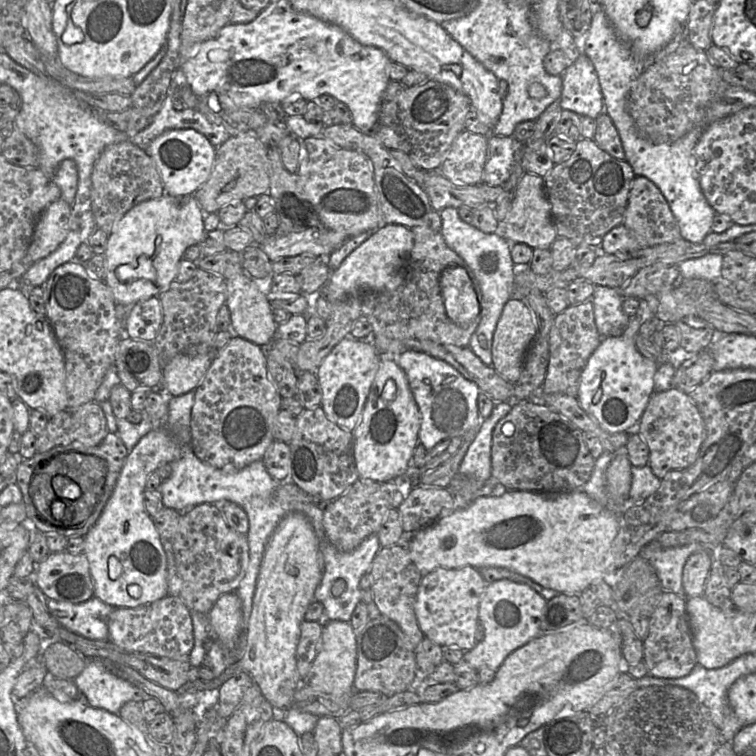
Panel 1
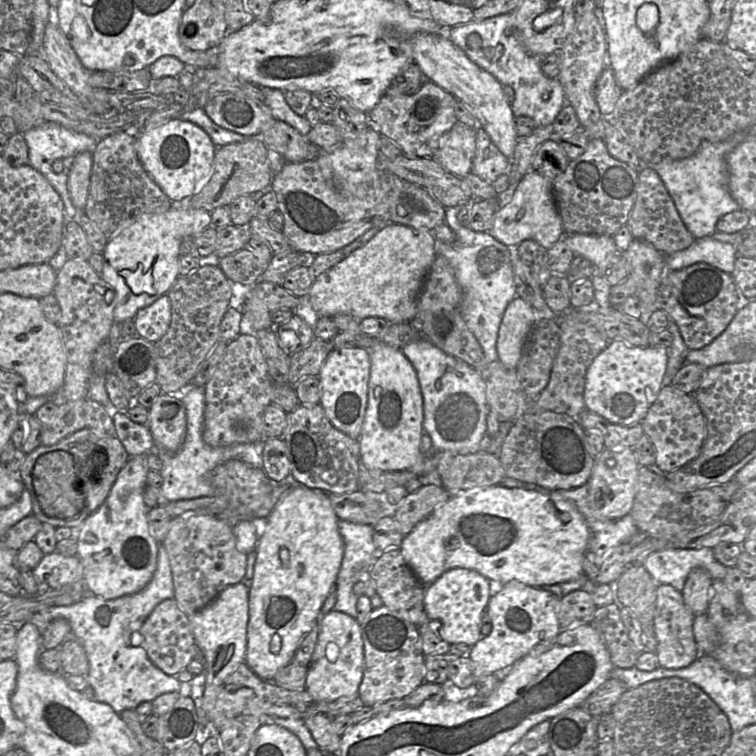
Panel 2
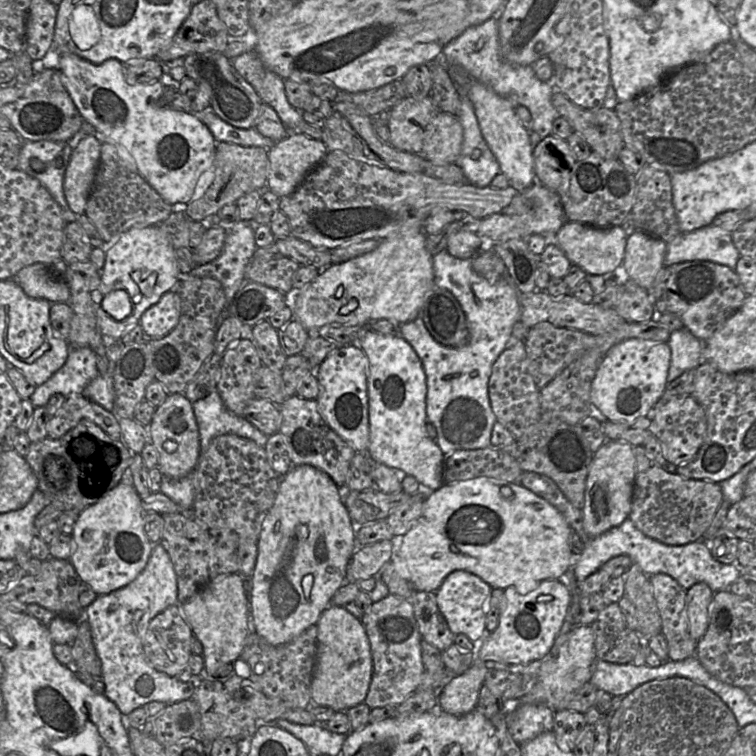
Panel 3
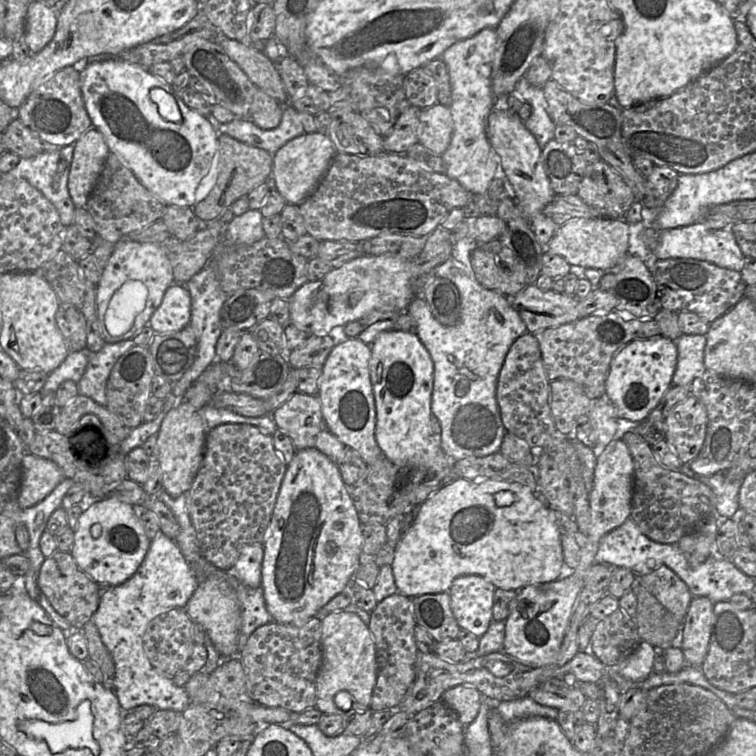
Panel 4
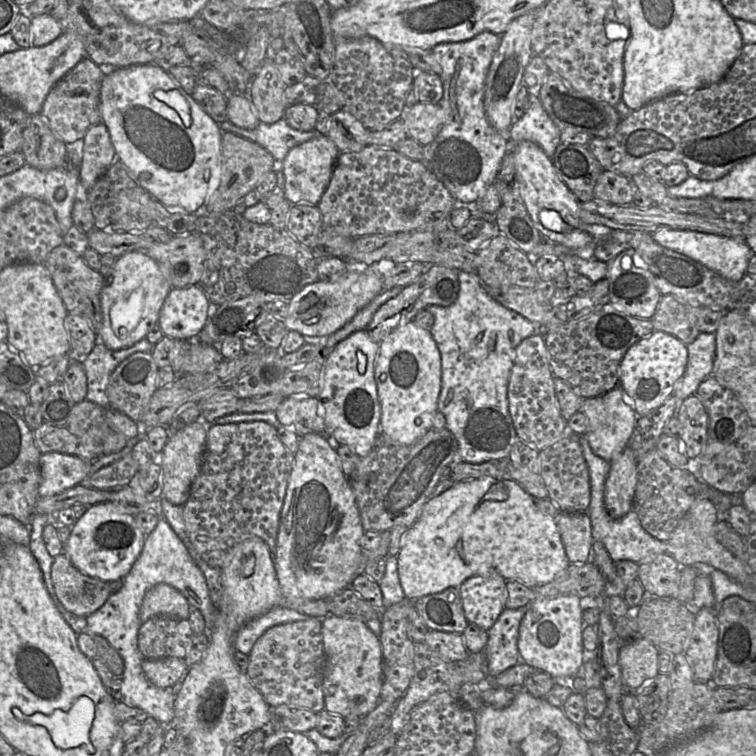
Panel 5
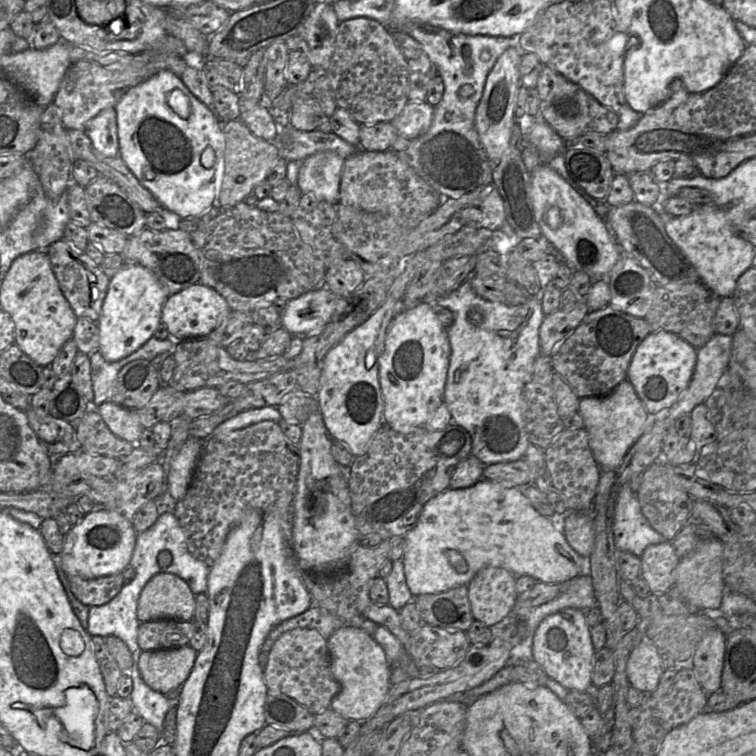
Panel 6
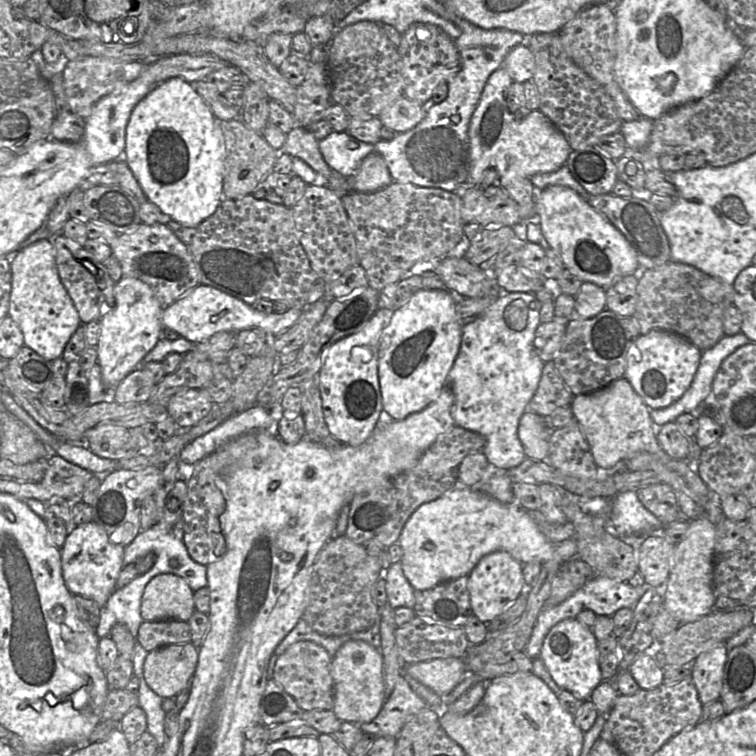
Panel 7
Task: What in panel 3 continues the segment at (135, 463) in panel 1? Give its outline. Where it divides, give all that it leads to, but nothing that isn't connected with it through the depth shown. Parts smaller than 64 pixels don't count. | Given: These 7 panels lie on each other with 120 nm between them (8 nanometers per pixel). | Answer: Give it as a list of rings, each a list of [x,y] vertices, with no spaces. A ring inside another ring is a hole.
[[[130,480],[121,481],[102,500],[79,513],[71,534],[73,554],[70,561],[81,580],[97,595],[105,595],[131,583],[145,568],[153,549],[153,543],[145,533],[145,511],[139,494]],[[84,531],[89,531],[91,538],[84,540]]]

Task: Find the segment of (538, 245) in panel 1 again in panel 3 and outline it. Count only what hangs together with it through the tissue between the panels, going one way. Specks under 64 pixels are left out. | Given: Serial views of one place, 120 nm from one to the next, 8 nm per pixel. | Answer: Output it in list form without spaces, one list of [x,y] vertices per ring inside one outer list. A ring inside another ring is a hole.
[[[535,182],[533,185],[520,192],[522,192],[526,198],[534,202],[536,207],[535,213],[533,215],[506,215],[498,213],[481,219],[479,230],[476,233],[482,237],[481,250],[491,250],[492,244],[504,242],[509,239],[527,239],[533,234],[542,234],[547,240],[550,240],[566,222],[561,199],[557,192],[548,189],[538,182]]]

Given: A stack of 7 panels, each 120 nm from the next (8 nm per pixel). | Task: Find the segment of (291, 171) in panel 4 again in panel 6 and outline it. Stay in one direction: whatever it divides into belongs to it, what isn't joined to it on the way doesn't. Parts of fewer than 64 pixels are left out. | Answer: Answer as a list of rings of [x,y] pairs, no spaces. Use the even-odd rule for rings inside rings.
[[[318,152],[300,162],[297,186],[303,195],[314,195],[317,199],[336,205],[344,159],[333,152]]]

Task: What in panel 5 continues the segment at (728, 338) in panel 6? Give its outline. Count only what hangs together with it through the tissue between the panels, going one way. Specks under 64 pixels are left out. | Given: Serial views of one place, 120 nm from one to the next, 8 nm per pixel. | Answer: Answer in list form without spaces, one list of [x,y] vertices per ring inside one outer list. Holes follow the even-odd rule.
[[[701,332],[687,345],[688,361],[684,374],[676,382],[673,395],[677,399],[677,413],[682,401],[694,395],[699,384],[712,374],[716,354],[715,333]]]

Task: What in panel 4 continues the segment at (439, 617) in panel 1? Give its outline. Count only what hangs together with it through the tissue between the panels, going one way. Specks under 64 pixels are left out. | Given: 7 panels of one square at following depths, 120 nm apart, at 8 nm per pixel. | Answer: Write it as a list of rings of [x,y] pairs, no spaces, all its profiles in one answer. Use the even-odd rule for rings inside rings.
[[[478,575],[456,577],[449,589],[451,609],[461,629],[480,638],[489,628],[496,587]]]

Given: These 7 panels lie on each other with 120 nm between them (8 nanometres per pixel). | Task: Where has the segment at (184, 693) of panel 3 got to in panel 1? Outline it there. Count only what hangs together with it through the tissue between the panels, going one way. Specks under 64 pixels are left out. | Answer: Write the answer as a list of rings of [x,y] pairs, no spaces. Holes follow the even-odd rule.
[[[97,597],[77,604],[47,599],[47,607],[65,629],[88,639],[108,640],[108,620],[115,607]],[[87,660],[84,670],[73,679],[80,693],[88,700],[88,705],[118,714],[120,708],[129,701],[143,701],[145,695],[128,681],[109,671],[100,660]]]

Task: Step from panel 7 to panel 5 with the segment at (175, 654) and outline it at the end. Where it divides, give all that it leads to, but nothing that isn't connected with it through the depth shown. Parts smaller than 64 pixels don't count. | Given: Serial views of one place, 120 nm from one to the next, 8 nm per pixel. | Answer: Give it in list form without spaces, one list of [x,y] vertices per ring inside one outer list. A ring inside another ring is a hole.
[[[184,658],[143,659],[142,662],[146,678],[160,688],[171,688],[186,674],[188,668]]]

